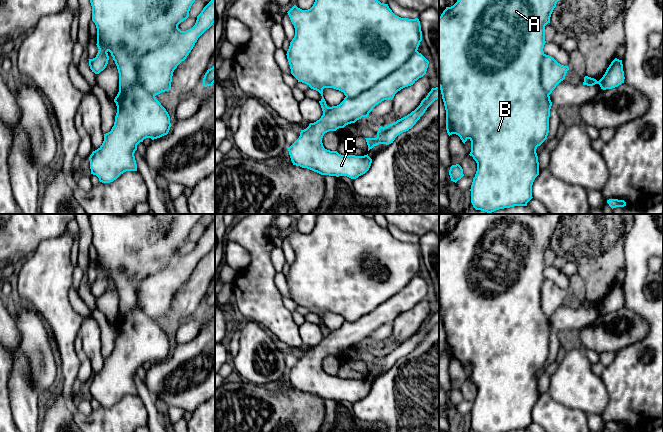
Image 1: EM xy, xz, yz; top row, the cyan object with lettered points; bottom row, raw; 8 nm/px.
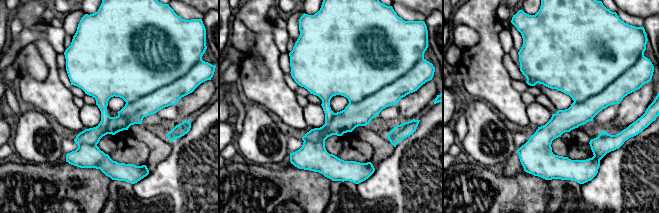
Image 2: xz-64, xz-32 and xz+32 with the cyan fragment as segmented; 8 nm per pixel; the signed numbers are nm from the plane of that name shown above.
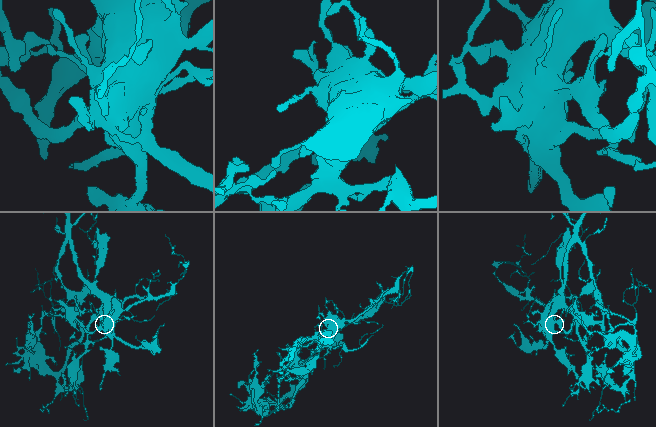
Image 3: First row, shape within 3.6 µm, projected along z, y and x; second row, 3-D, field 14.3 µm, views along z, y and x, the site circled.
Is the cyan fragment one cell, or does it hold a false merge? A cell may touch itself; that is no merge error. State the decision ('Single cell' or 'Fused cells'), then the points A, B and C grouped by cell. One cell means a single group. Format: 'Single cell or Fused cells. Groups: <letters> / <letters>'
Fused cells. Groups: A B / C

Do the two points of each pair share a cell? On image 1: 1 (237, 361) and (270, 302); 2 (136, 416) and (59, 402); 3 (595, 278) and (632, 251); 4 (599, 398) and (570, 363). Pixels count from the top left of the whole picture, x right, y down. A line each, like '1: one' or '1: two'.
1: two
2: two
3: two
4: one

